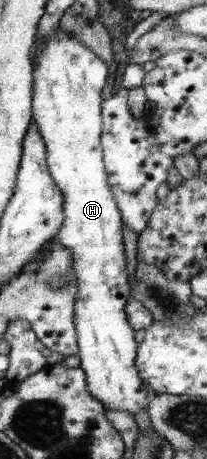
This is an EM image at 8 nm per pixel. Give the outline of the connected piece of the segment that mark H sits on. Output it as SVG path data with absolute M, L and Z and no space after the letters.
M61 26L59 28L55 28L55 32L45 40L45 44L43 46L37 46L37 48L32 49L32 58L33 58L33 96L32 96L32 115L33 121L37 124L37 128L39 128L40 136L44 141L47 150L47 166L49 168L49 172L55 180L55 184L57 184L57 188L61 190L63 194L63 216L64 221L63 225L61 225L61 229L57 231L57 243L62 244L67 250L69 250L71 254L71 264L73 264L73 274L75 275L75 280L77 284L77 298L75 299L75 308L74 308L74 322L75 328L77 332L77 341L78 341L78 354L81 364L81 370L84 371L87 380L87 389L89 389L89 393L94 396L96 400L99 400L103 407L106 410L119 410L120 412L129 412L131 416L135 416L135 414L143 407L147 407L151 397L152 397L152 389L147 388L145 384L141 381L141 378L138 376L136 367L135 367L135 359L138 348L138 343L134 340L134 332L135 329L129 324L127 320L127 315L125 312L125 305L127 304L130 297L130 286L128 282L128 271L125 266L127 266L127 258L125 257L125 246L123 245L123 222L121 222L121 211L119 211L119 207L117 206L117 201L113 196L113 191L111 191L111 185L108 183L108 174L105 168L104 160L103 160L103 150L101 148L101 136L102 136L102 102L103 102L103 94L101 90L103 90L103 86L105 86L105 80L107 80L107 76L109 76L107 69L109 65L103 60L103 58L99 58L95 52L89 50L87 46L83 46L77 38L73 38L73 36L69 36Z

